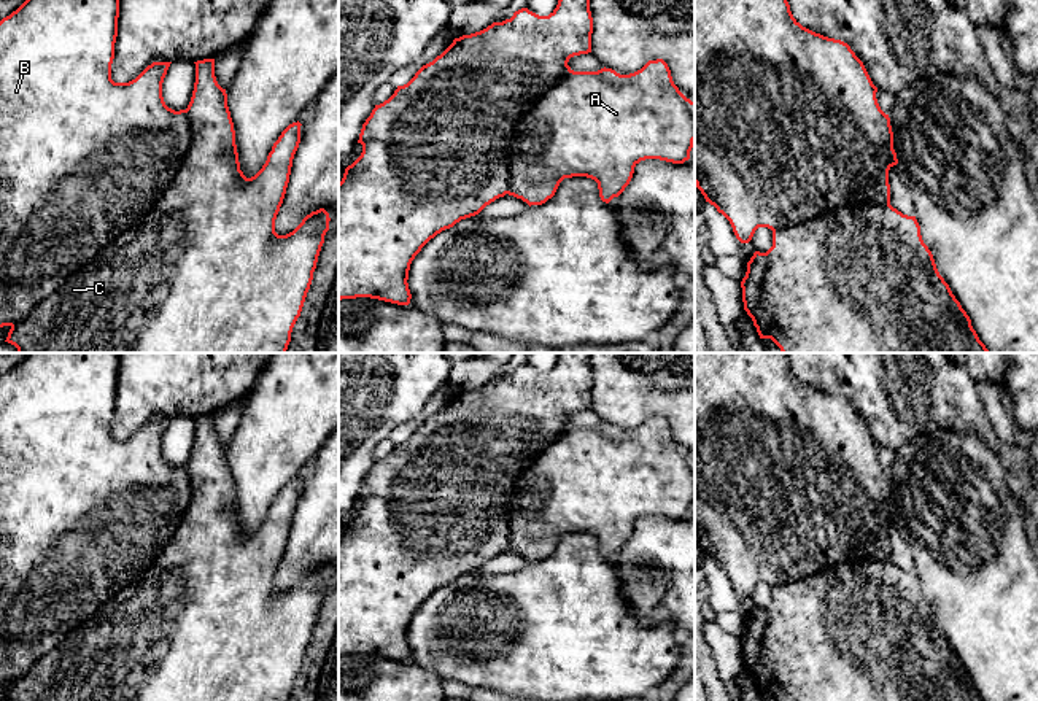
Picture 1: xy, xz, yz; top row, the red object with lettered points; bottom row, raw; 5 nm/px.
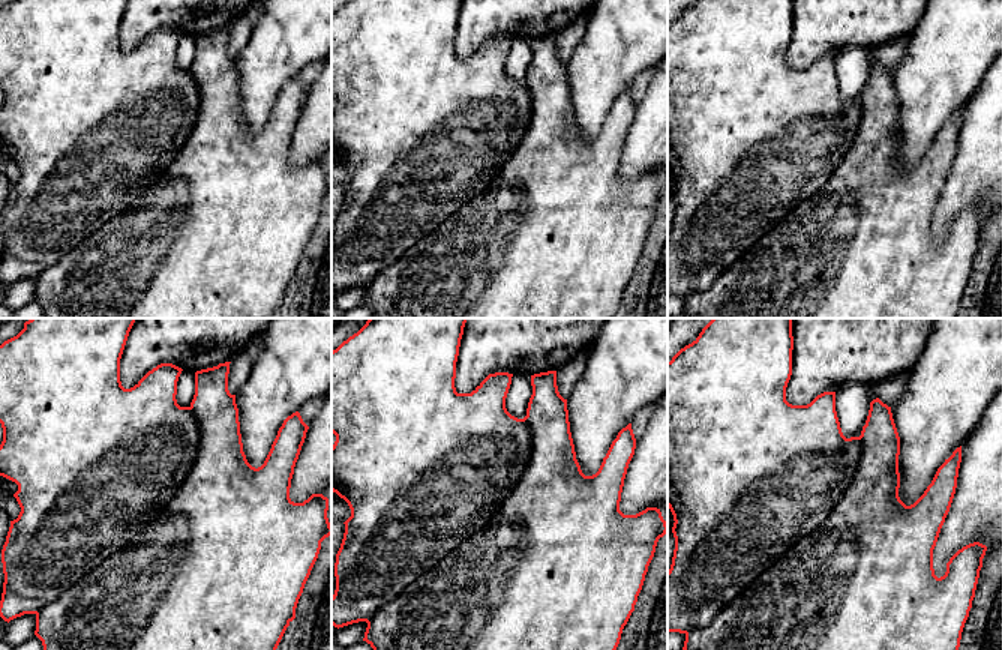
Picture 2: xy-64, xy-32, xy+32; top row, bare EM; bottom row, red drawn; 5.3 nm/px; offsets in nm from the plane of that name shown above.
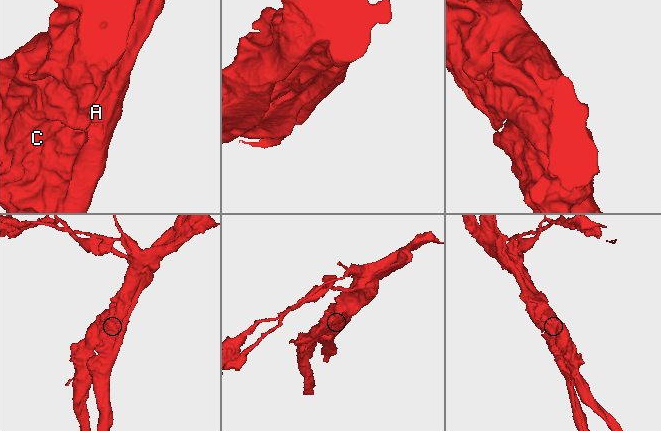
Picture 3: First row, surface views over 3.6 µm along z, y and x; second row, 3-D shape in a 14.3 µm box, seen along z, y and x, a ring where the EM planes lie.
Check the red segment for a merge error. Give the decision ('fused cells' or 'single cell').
fused cells

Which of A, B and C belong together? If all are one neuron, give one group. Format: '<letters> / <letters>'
A C / B

